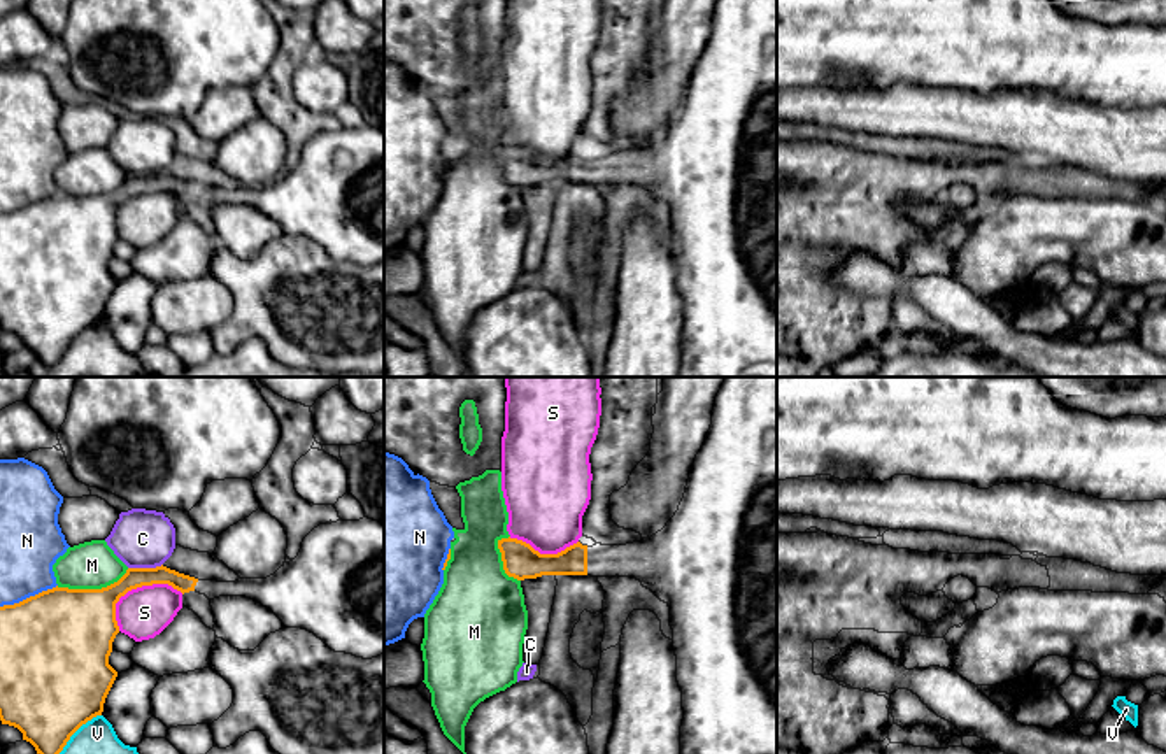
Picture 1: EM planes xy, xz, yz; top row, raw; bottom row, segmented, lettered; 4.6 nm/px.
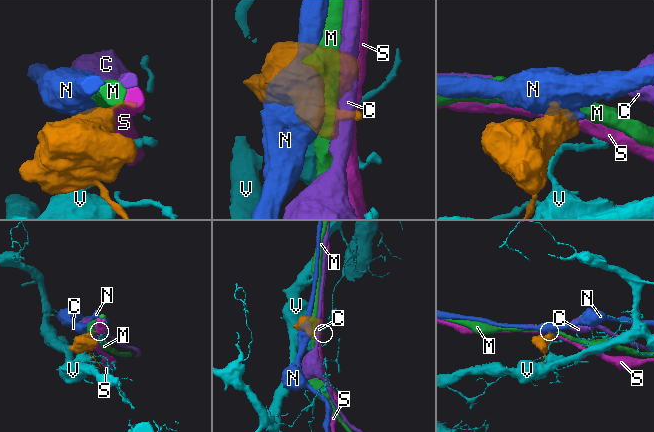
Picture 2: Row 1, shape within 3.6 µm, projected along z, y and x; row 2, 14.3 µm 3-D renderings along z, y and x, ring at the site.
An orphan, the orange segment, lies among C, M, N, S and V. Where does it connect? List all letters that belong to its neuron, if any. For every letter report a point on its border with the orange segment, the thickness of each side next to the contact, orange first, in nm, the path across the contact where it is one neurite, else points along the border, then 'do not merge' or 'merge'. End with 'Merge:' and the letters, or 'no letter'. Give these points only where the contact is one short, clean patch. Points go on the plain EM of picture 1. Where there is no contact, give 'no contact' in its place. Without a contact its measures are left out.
C: meets orange in xy at (144, 176); 130 nm thick on the orange side, 280 nm on the other; border along xy (162, 170), (128, 176); do not merge
M: meets orange in xy at (92, 197); 440 nm thick on the orange side, 220 nm on the other; do not merge
N: meets orange in xy at (30, 204); 500 nm thick on the orange side, 280 nm on the other; do not merge
S: meets orange in xy at (135, 195); 240 nm thick on the orange side, 240 nm on the other; do not merge
V: meets orange in xy at (72, 341); 480 nm thick on the orange side, 220 nm on the other; do not merge
Merge: no letter

